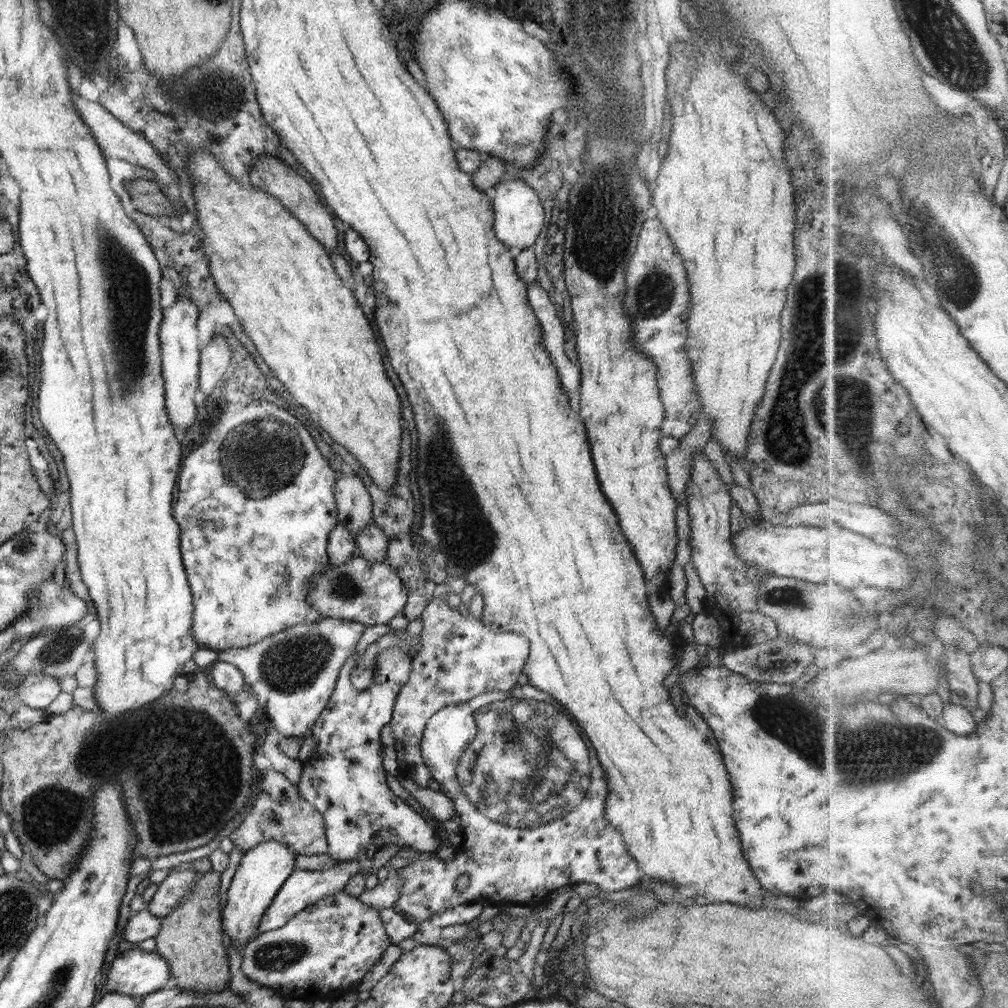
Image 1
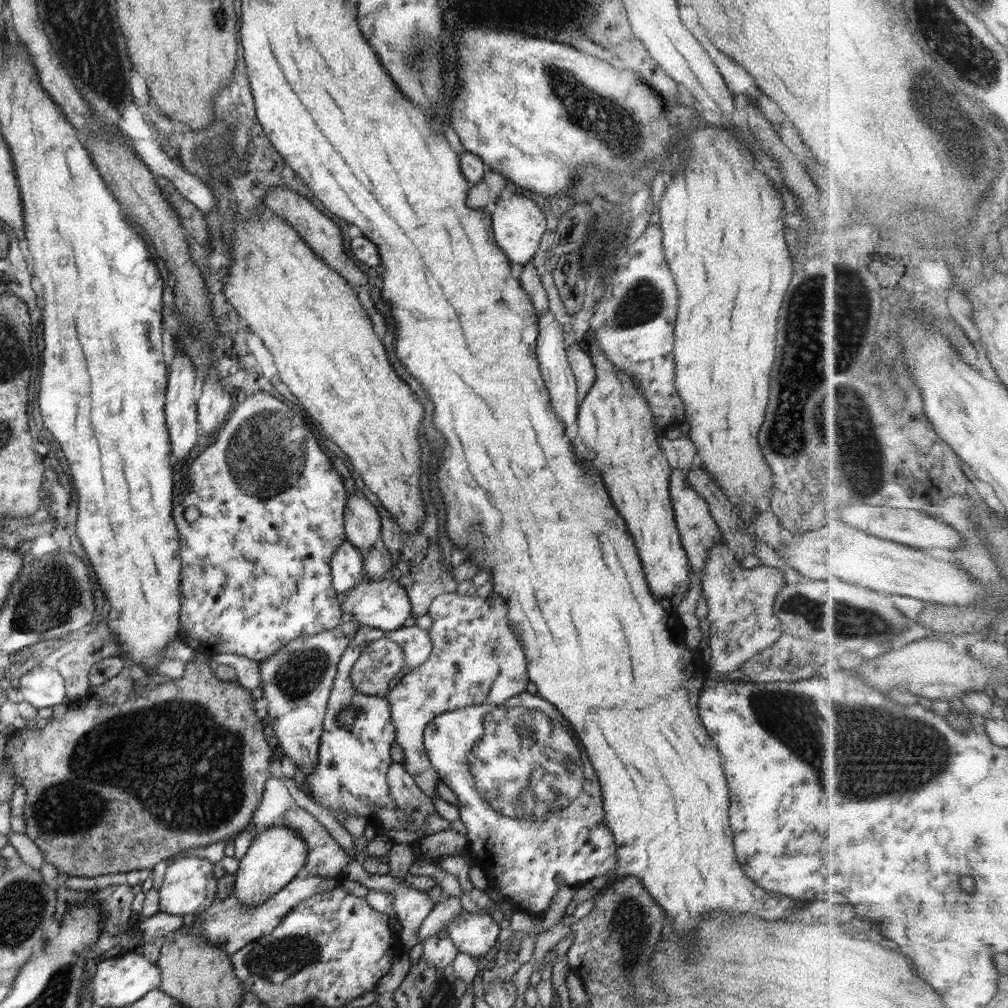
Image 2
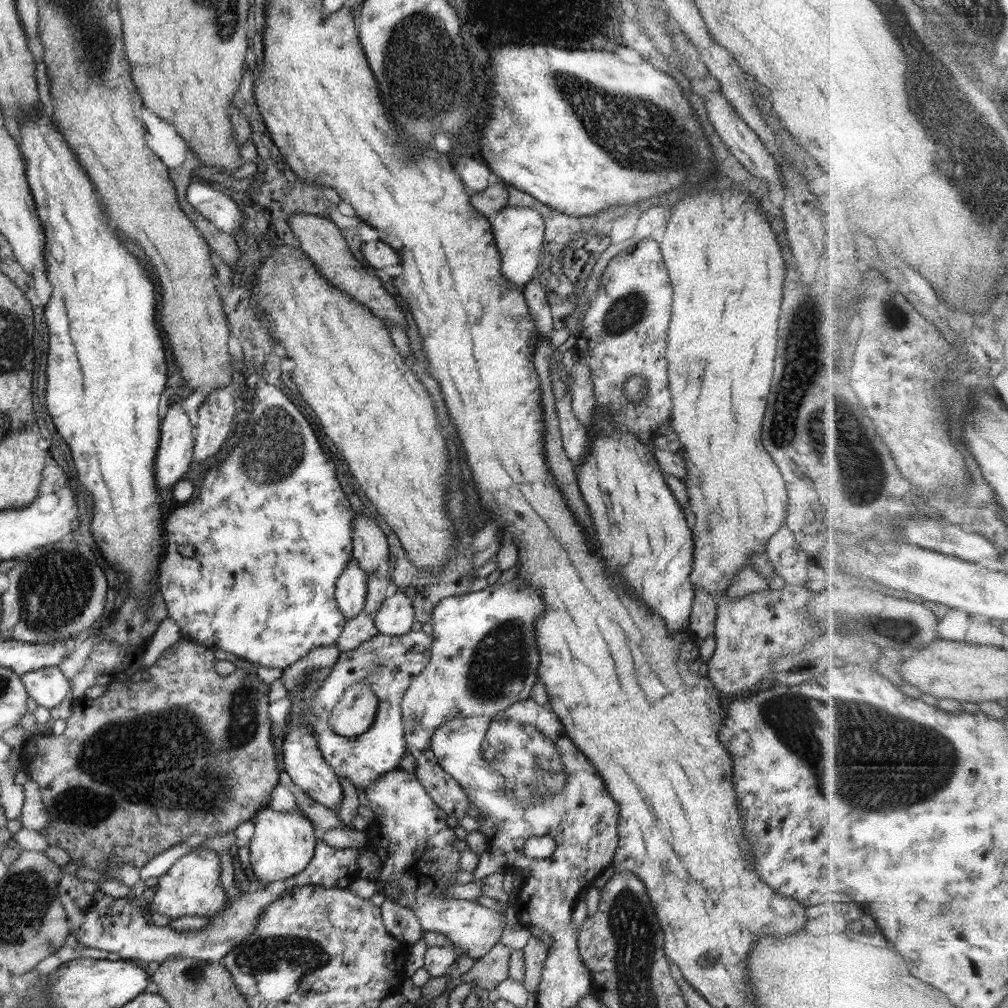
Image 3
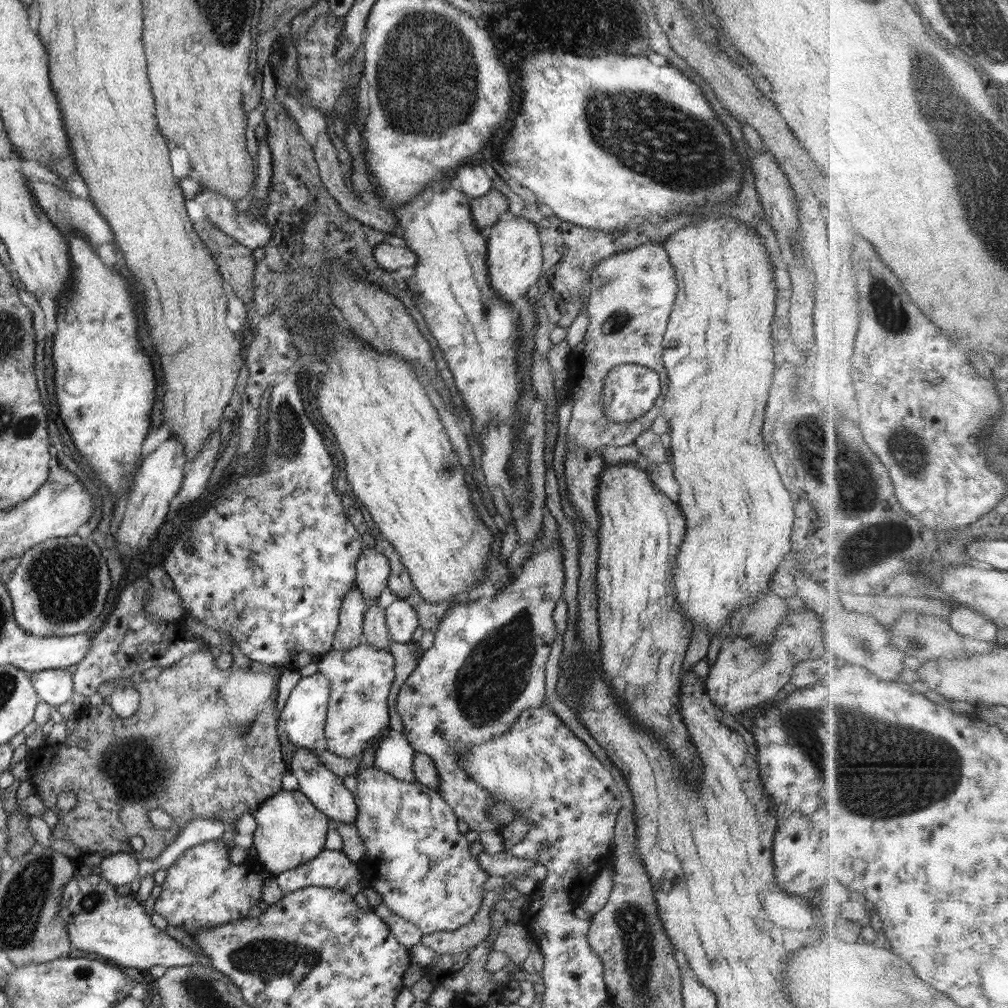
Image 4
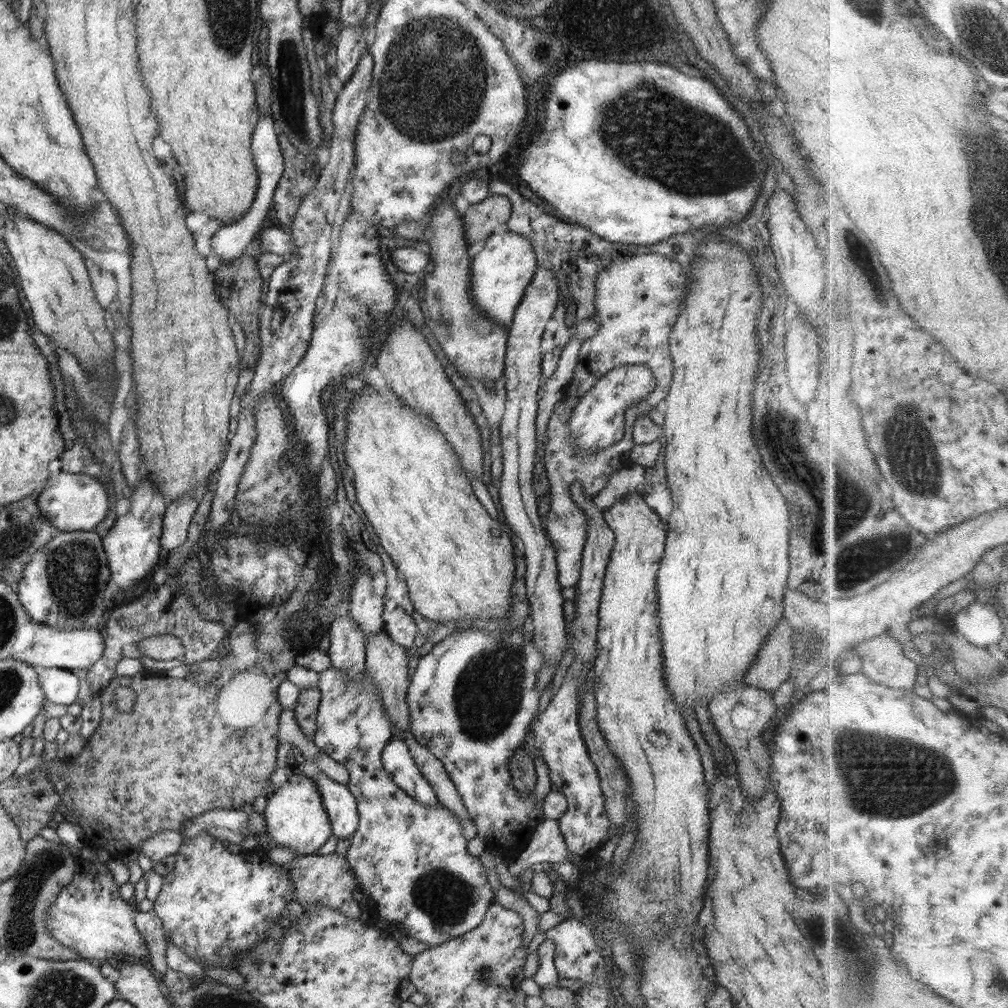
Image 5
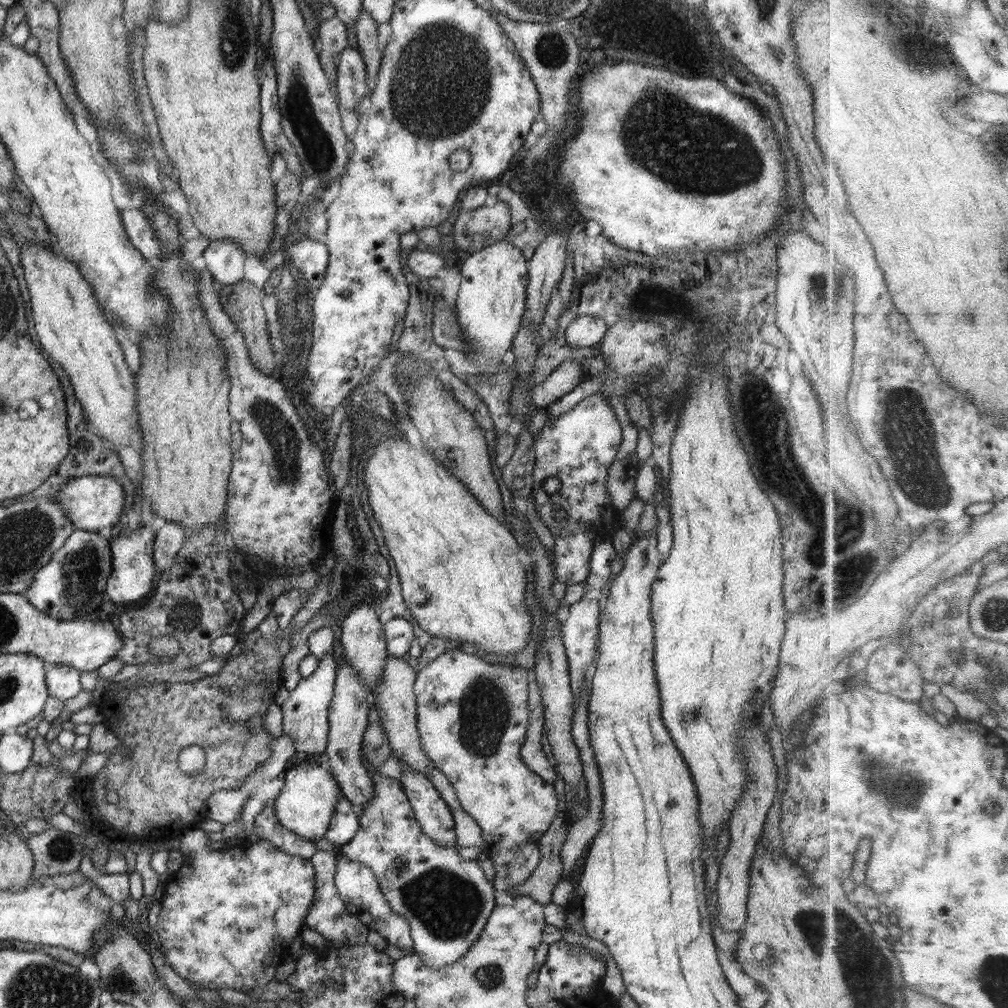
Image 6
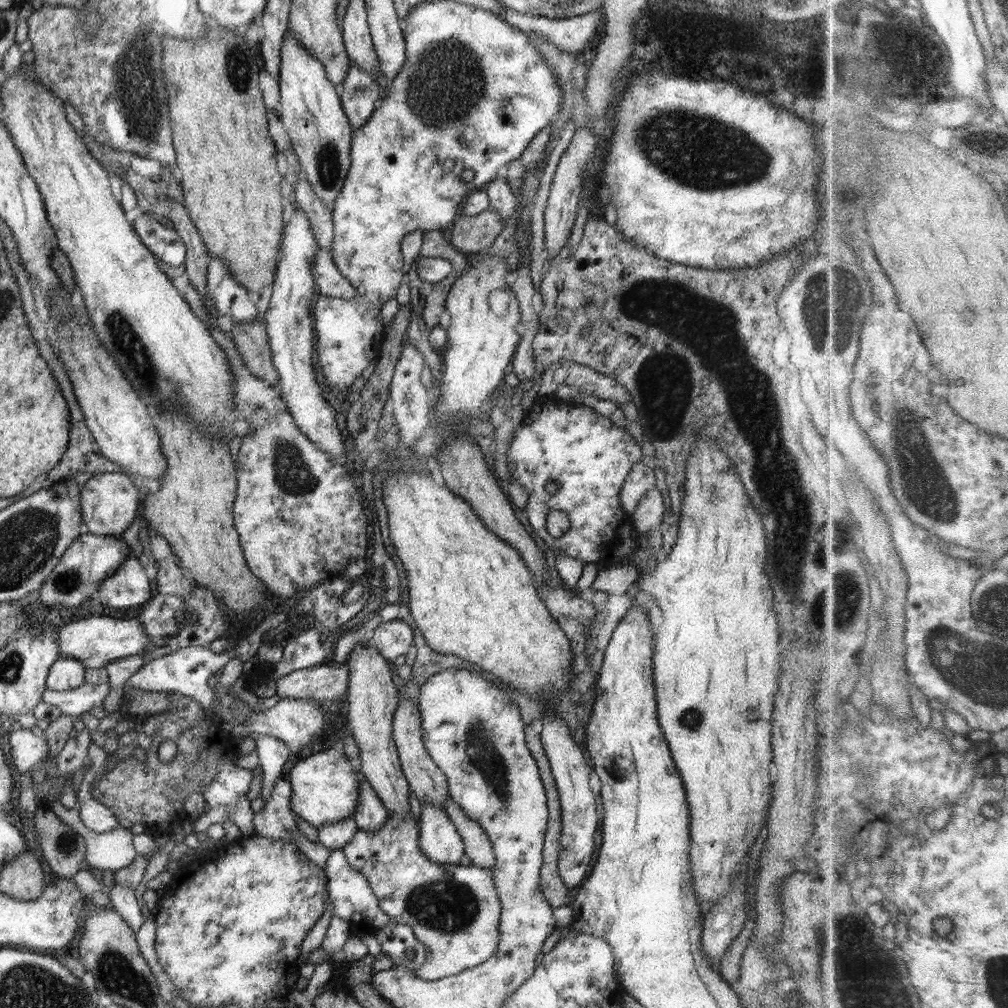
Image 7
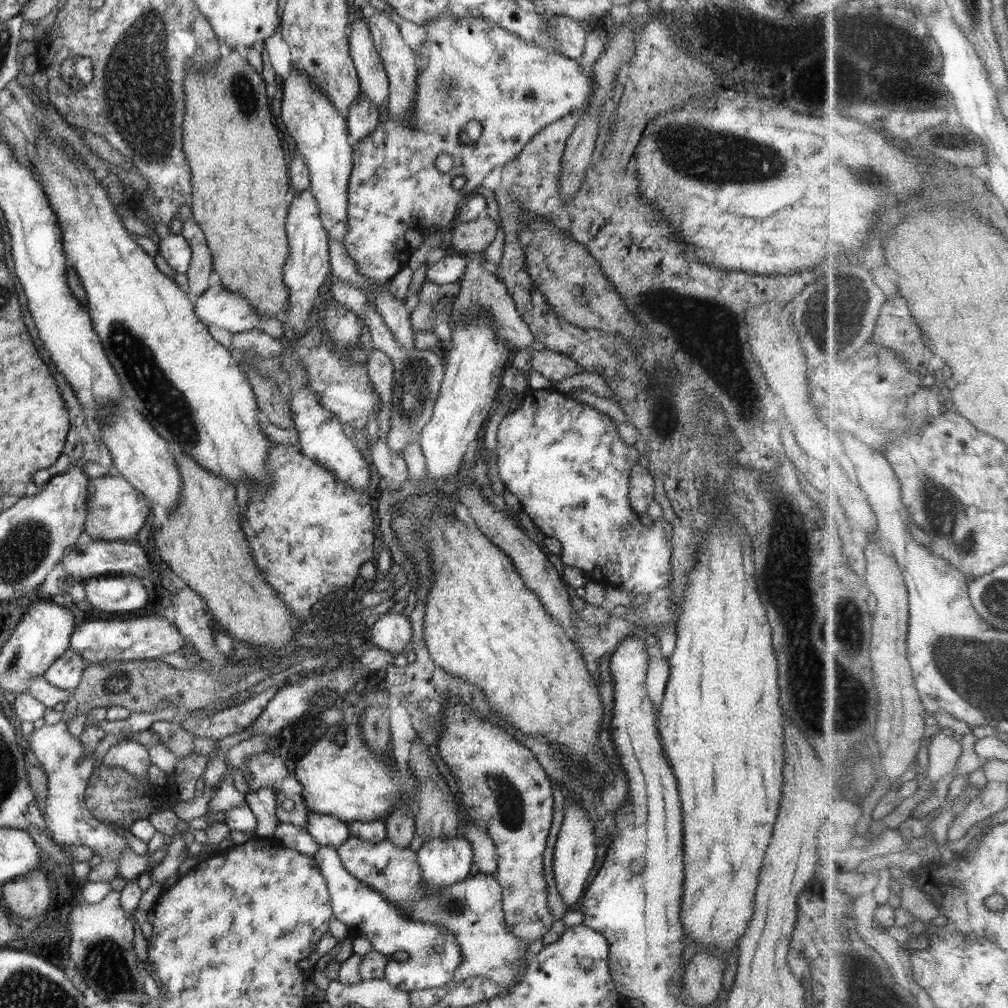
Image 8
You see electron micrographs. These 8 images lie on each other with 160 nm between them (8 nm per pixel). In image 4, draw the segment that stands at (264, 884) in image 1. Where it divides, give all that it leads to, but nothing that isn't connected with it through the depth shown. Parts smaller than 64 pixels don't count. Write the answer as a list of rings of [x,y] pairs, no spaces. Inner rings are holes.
[[[282,790],[267,798],[253,812],[257,822],[253,832],[254,859],[266,872],[277,876],[316,858],[326,848],[329,818],[299,790]]]

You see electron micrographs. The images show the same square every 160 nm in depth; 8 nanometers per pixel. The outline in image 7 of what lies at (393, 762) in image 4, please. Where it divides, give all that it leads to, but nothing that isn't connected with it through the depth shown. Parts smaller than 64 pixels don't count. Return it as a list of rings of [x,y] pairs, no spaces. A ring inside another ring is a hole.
[[[424,803],[421,808],[419,845],[422,852],[439,865],[460,865],[465,848],[456,825],[435,804]]]

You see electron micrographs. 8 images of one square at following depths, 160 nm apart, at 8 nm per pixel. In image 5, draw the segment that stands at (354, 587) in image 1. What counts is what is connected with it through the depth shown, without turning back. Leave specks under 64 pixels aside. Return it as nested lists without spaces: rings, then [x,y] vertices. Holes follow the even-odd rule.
[[[396,607],[391,612],[384,610],[382,620],[384,631],[394,644],[405,649],[414,647],[416,634],[419,633],[418,628],[414,618],[402,607]]]

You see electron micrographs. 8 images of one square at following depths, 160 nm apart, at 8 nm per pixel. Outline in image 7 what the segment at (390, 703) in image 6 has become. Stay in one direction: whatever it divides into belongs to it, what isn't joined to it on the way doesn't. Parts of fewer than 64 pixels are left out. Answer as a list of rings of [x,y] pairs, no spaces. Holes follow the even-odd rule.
[[[399,696],[400,701],[393,714],[392,736],[398,752],[401,769],[409,782],[409,788],[417,796],[419,802],[432,803],[445,810],[445,802],[449,796],[449,788],[445,774],[432,761],[422,738],[421,714],[416,701],[409,701],[406,696]]]

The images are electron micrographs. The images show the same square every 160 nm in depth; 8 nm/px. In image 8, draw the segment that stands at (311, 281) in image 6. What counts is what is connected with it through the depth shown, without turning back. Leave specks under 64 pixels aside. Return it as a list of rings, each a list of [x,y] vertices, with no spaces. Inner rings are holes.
[[[333,276],[329,278],[328,285],[330,286],[330,294],[336,303],[344,305],[365,320],[365,324],[371,330],[374,348],[385,352],[392,359],[395,383],[392,389],[393,407],[390,411],[391,425],[387,439],[388,446],[402,456],[401,452],[406,445],[418,443],[420,431],[433,416],[433,406],[445,373],[444,358],[436,355],[436,349],[404,350],[386,326],[383,316],[376,310],[372,300],[369,300],[369,296],[363,293],[363,290],[348,286]]]

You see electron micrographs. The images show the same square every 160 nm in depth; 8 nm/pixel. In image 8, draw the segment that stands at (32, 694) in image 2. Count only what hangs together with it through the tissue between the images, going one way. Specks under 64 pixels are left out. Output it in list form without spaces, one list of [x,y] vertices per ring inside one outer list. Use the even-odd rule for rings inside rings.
[[[70,648],[46,670],[43,678],[55,688],[73,692],[82,679],[86,664],[86,660]]]

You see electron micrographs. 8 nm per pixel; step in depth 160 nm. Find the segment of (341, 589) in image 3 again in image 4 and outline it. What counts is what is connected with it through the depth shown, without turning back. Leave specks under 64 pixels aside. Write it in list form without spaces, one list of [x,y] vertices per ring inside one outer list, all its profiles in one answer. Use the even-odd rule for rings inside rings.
[[[357,585],[345,594],[339,610],[339,626],[334,633],[332,650],[346,652],[363,642],[363,624],[367,605],[368,602]]]

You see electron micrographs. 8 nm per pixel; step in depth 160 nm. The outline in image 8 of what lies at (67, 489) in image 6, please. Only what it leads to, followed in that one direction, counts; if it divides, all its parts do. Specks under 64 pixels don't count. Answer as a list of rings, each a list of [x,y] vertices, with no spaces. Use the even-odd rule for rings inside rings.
[[[108,474],[92,478],[87,487],[86,503],[88,508],[85,532],[94,539],[135,542],[136,535],[152,511],[150,500],[136,490],[122,475],[111,476]]]

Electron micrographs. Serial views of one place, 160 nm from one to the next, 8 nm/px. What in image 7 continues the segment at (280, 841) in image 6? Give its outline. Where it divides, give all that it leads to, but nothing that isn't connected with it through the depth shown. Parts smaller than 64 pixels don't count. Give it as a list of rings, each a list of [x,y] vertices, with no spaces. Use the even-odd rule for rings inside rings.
[[[272,790],[263,809],[253,814],[254,834],[284,842],[294,842],[295,833],[299,830],[294,814],[290,810],[290,797],[278,795]]]

